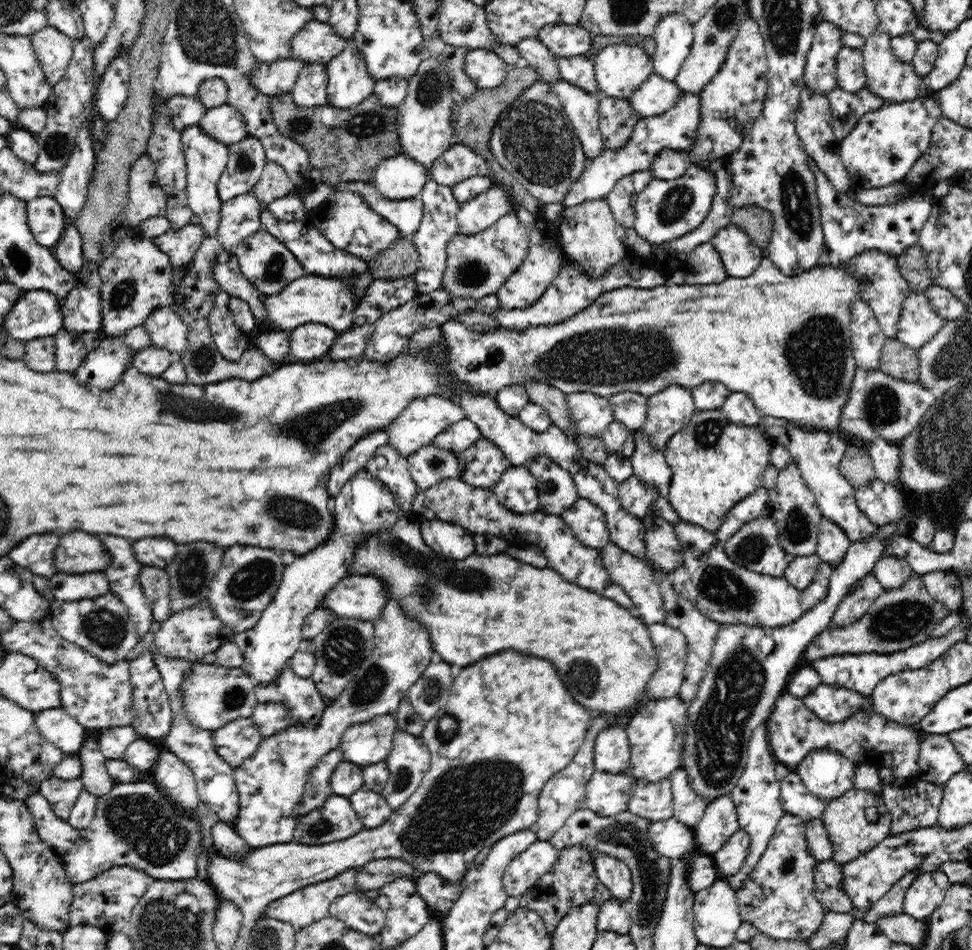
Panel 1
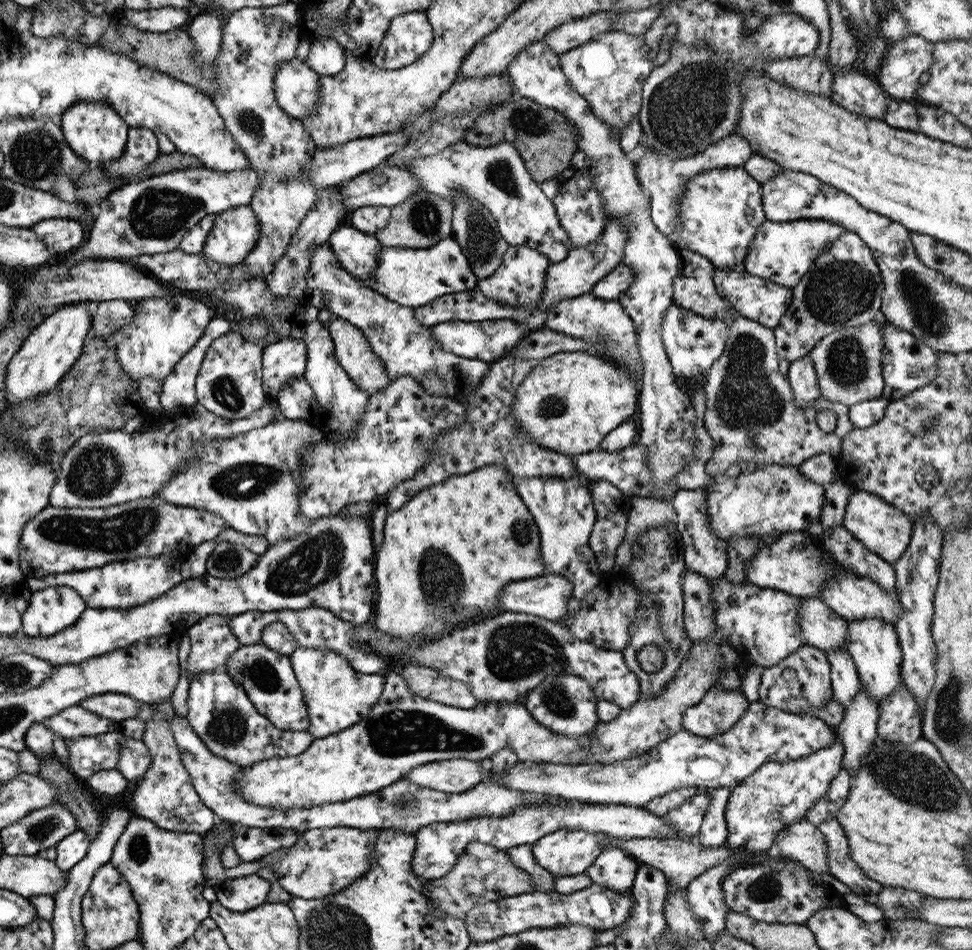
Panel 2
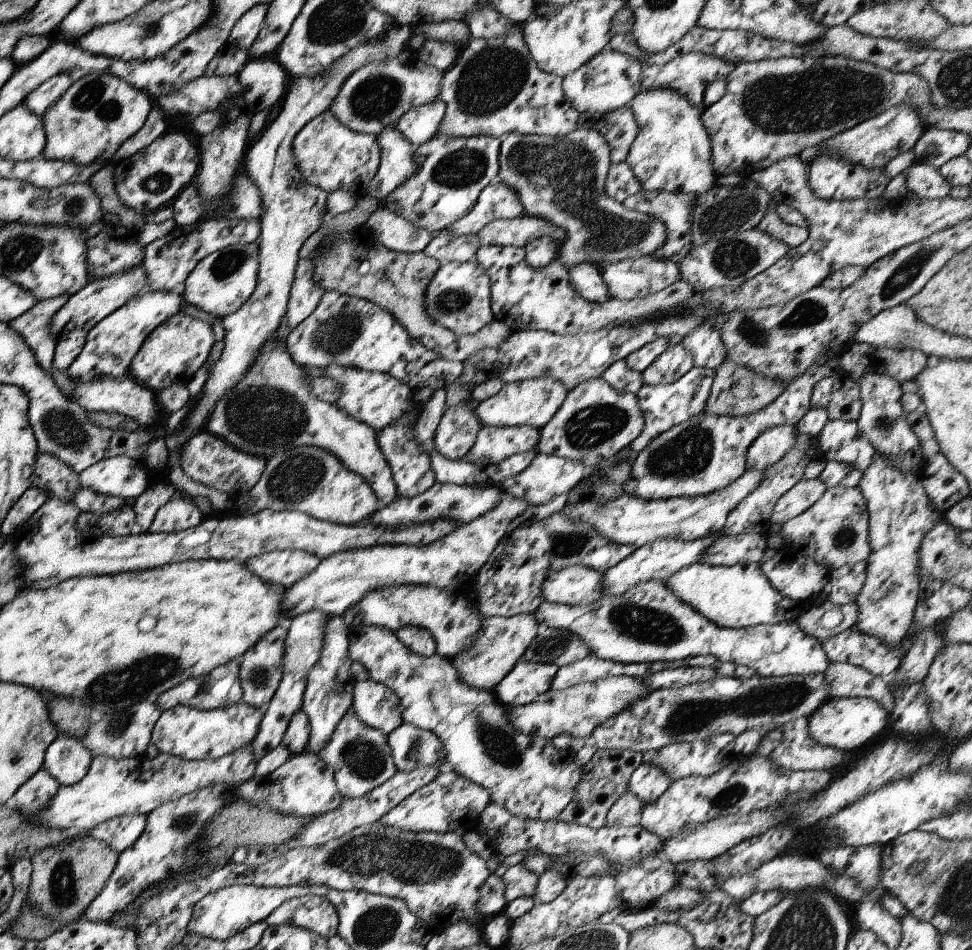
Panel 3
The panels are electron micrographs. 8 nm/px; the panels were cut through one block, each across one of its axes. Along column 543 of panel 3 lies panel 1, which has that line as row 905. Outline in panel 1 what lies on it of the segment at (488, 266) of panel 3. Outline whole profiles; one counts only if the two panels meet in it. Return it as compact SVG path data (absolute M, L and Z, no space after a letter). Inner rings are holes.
M350 870L273 900L265 908L264 916L290 924L297 931L307 928L330 916L329 909L334 899L356 891L356 874Z

